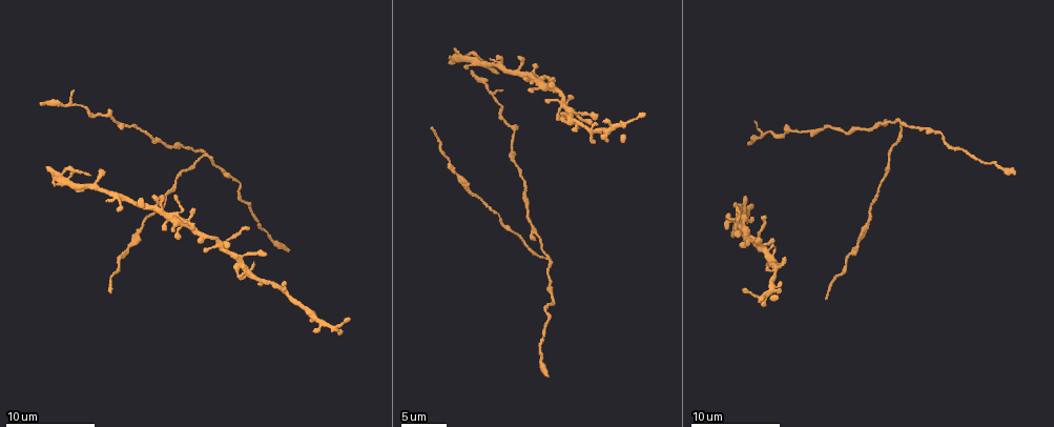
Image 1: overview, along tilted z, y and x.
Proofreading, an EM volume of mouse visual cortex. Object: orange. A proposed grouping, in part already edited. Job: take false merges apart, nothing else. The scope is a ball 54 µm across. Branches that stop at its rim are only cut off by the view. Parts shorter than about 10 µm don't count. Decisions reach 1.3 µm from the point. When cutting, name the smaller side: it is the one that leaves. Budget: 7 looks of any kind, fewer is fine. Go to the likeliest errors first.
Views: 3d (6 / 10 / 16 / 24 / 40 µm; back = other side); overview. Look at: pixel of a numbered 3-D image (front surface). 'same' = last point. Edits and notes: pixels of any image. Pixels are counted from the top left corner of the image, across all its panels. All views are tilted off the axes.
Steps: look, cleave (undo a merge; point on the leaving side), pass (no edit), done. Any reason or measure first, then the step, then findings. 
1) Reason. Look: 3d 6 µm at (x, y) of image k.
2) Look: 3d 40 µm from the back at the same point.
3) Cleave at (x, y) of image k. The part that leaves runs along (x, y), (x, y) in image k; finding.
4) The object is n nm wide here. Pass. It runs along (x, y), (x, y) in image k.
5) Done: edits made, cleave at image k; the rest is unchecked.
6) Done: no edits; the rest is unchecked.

Look: 3d 10 µm at (204, 154) of image 1.

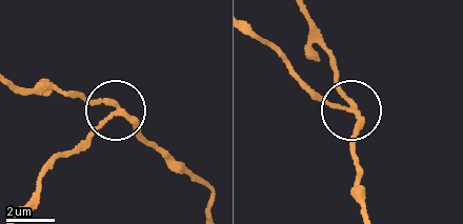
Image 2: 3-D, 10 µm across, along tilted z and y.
3 arms meet here. Cleave at (89, 134) of image 2. Two cells meet here.

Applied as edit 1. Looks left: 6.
Thick turns thin. Look: 3d 10 µm at (786, 129) of image 1.

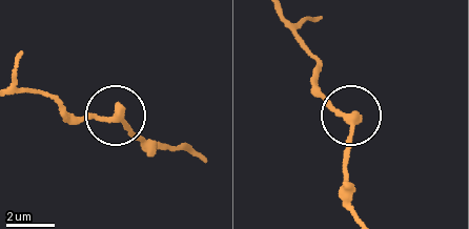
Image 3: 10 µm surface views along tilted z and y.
Look: 3d 10 µm from the back at (116, 115) of image 3.

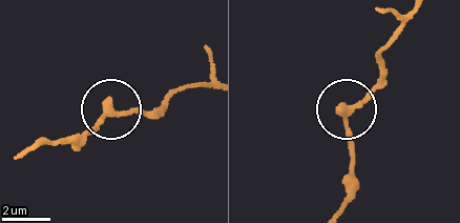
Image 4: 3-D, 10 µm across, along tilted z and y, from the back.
Pass. It runs along (208, 86), (186, 86), (157, 109), (108, 109), (82, 135) in image 4; continuous, no second cell.

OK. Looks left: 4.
Look: 3d 16 µm at (776, 272) of image 1.

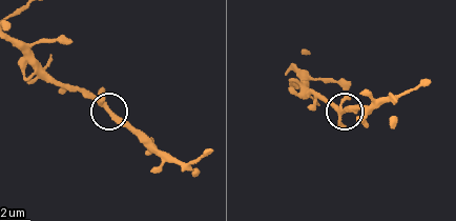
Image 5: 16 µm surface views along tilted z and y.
Pass. It runs along (8, 40), (53, 77), (86, 93), (133, 135) in image 5; one cell here.

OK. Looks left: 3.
Two arms in line, one across. Look: 3d 10 µm at (211, 237) of image 1.

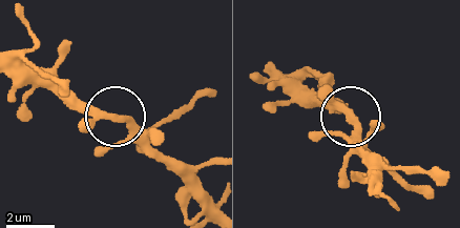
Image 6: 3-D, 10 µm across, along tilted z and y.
Pass. One cell here.

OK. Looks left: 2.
Done: edits made, cleave at image 2; the rest is unchecked.

